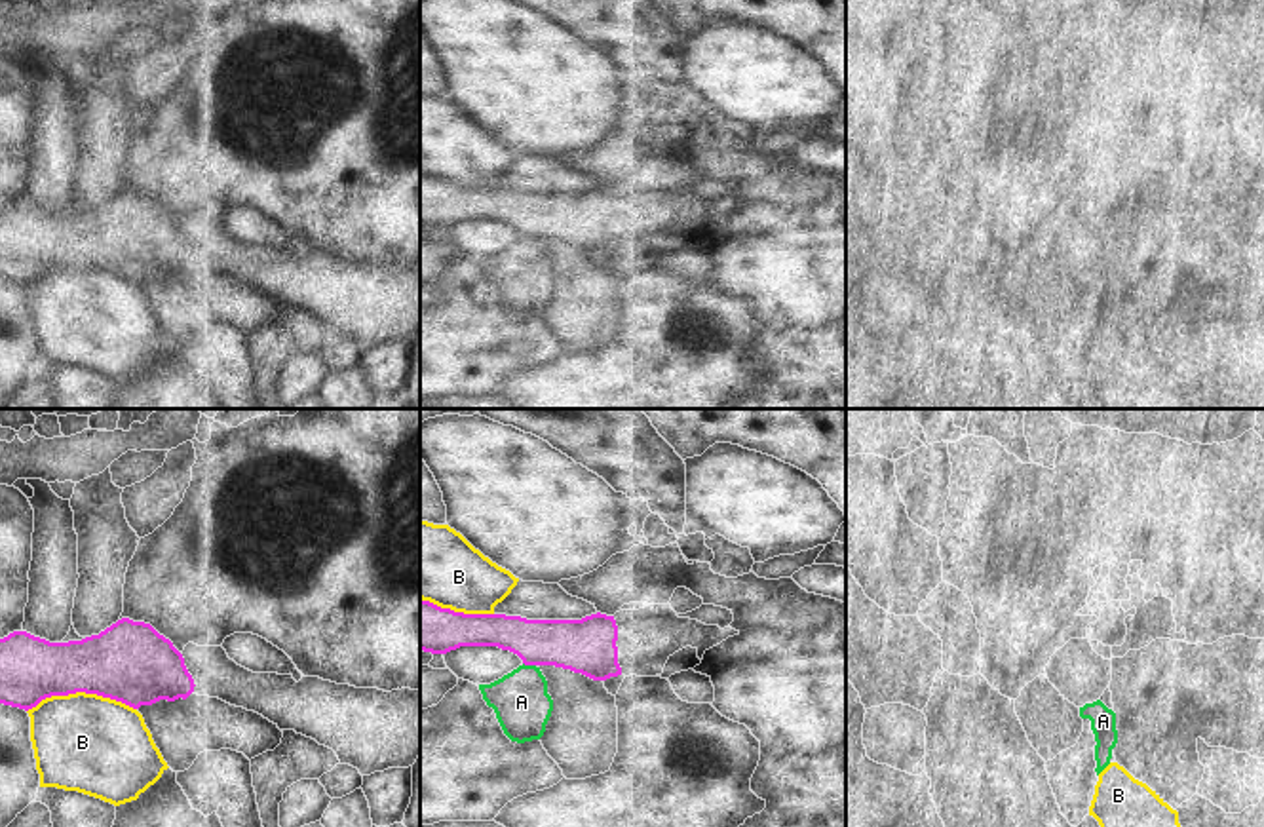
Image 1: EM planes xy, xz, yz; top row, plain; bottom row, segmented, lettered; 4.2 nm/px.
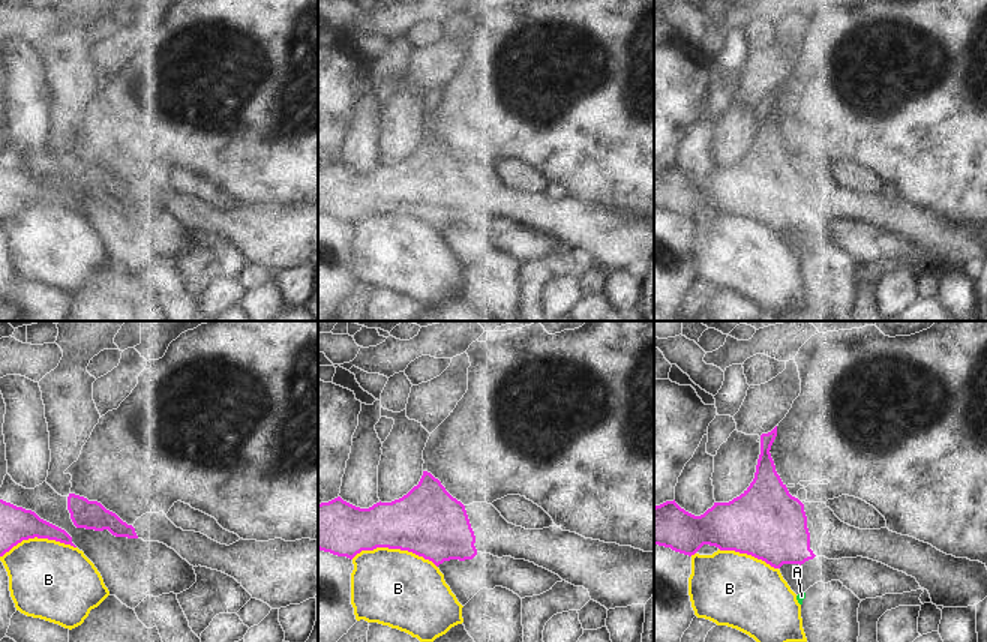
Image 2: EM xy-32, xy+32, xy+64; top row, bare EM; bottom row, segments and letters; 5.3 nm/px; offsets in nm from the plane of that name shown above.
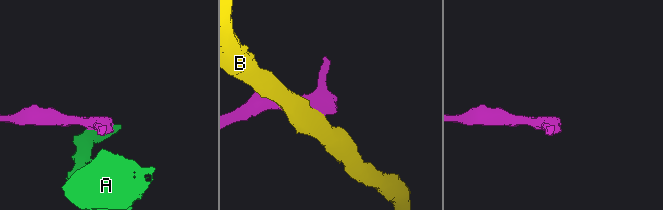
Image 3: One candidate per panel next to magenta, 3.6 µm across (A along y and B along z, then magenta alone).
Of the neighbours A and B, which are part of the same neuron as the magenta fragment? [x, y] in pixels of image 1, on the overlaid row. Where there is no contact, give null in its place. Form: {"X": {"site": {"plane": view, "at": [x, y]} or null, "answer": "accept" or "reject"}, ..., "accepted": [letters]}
{"A": {"site": {"plane": "xz", "at": [529, 664]}, "answer": "reject"}, "B": {"site": {"plane": "xy", "at": [80, 691]}, "answer": "reject"}, "accepted": []}

